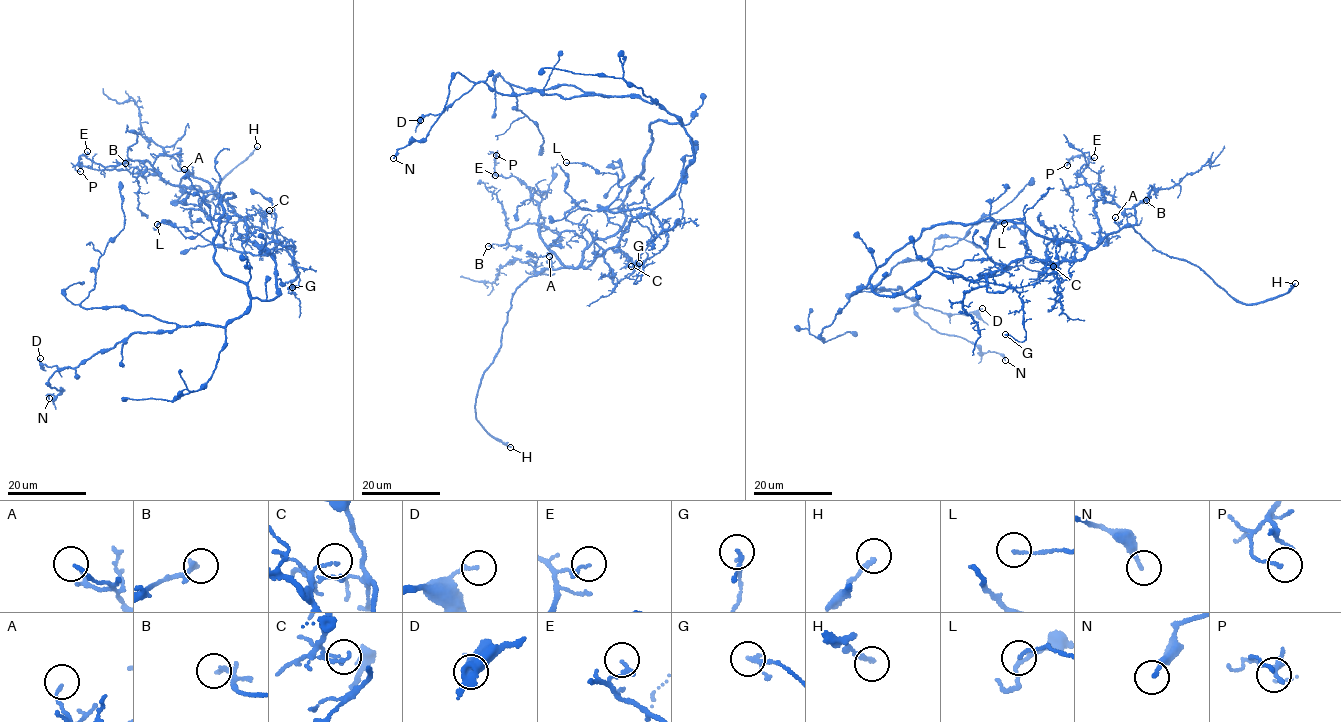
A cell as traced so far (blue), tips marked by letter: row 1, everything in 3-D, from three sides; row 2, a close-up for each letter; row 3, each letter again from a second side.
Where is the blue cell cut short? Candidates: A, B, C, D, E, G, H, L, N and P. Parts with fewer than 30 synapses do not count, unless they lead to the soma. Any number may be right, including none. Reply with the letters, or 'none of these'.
H

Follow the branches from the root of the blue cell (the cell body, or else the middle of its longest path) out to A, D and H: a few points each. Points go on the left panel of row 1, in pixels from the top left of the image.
A: (216, 235), (220, 217), (225, 212), (219, 203), (222, 196), (235, 195), (219, 198), (210, 183), (184, 169)
D: (216, 235), (215, 262), (245, 283), (242, 314), (224, 327), (134, 332), (74, 368), (40, 358)
H: (216, 235), (222, 196), (235, 195), (181, 179), (210, 201), (257, 146)

